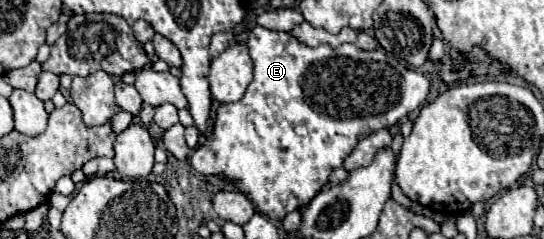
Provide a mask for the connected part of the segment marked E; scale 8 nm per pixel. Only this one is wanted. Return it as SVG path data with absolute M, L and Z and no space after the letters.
M256 25L254 29L248 31L248 51L250 51L250 57L252 57L252 63L254 63L254 79L252 83L248 85L248 91L246 95L236 101L236 103L226 103L226 105L220 105L218 109L218 115L214 119L214 137L210 141L206 141L204 145L200 145L190 163L192 167L202 173L202 175L216 175L216 177L228 177L240 191L246 191L254 205L258 205L258 209L268 215L270 219L284 219L290 211L296 211L300 209L302 205L310 203L310 199L328 183L328 175L332 169L336 167L342 167L342 161L344 161L344 155L348 155L348 151L352 151L352 147L356 147L358 139L364 137L364 135L370 135L372 131L378 131L378 129L386 129L386 127L392 127L394 123L398 123L402 117L406 117L408 113L412 113L416 107L422 105L422 101L426 99L428 95L428 87L430 87L430 81L418 73L418 71L412 71L408 67L404 67L392 53L384 51L384 49L376 49L376 51L364 51L352 43L344 43L336 49L332 49L330 45L322 43L318 47L310 47L302 41L298 41L296 37L292 37L290 33L278 33L278 31L270 31L270 29L264 29L260 25Z

